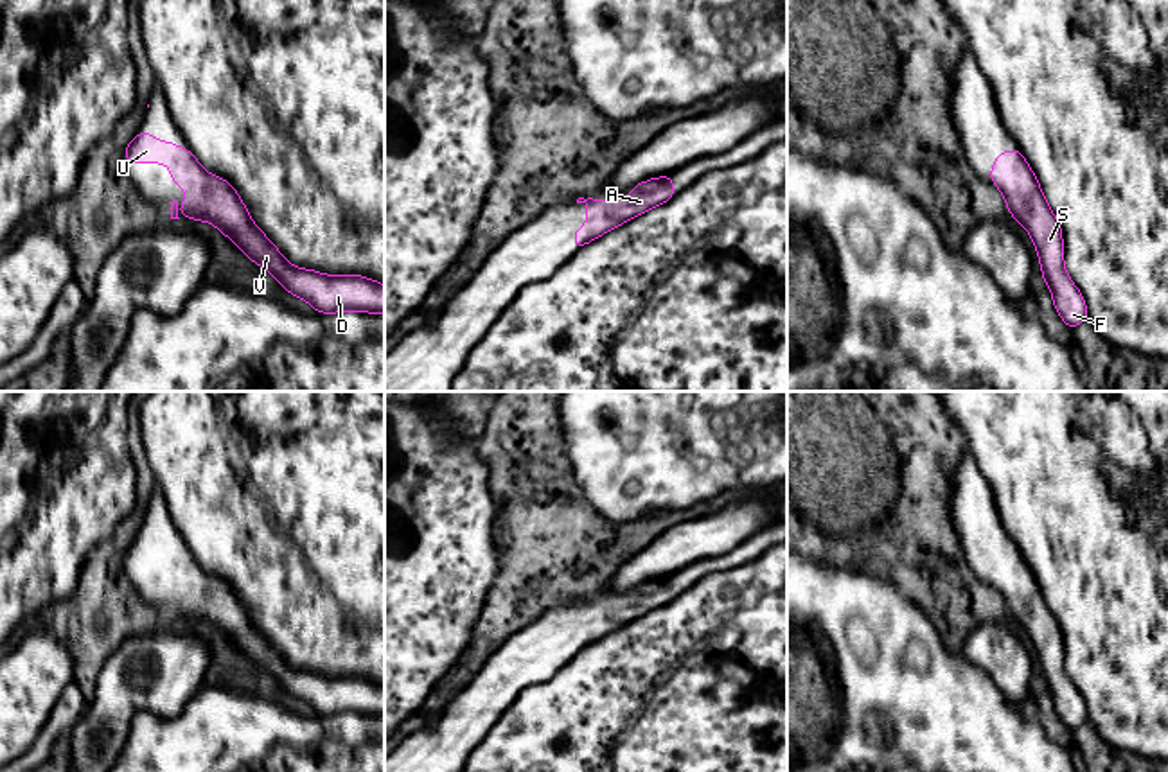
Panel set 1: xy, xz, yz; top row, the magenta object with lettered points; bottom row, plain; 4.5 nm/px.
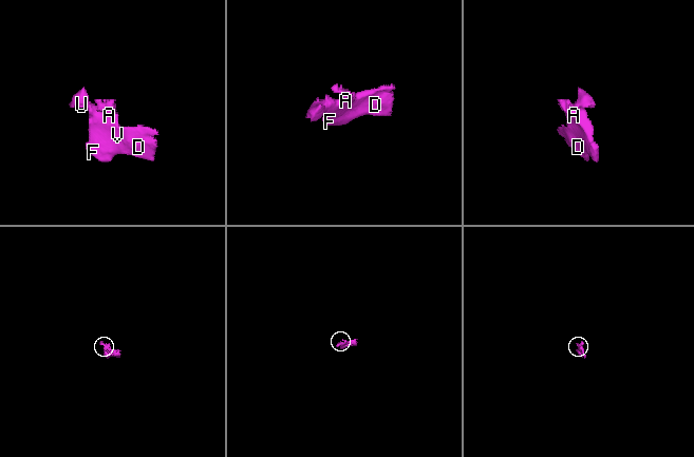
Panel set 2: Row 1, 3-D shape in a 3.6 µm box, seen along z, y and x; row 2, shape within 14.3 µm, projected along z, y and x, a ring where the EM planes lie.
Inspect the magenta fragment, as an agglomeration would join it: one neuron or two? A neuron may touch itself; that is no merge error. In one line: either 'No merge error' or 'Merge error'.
No merge error

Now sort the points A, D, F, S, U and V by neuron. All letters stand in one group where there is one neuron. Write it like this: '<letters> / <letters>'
A D F S U V

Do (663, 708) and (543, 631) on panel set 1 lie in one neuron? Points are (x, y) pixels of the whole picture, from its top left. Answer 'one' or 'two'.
two

